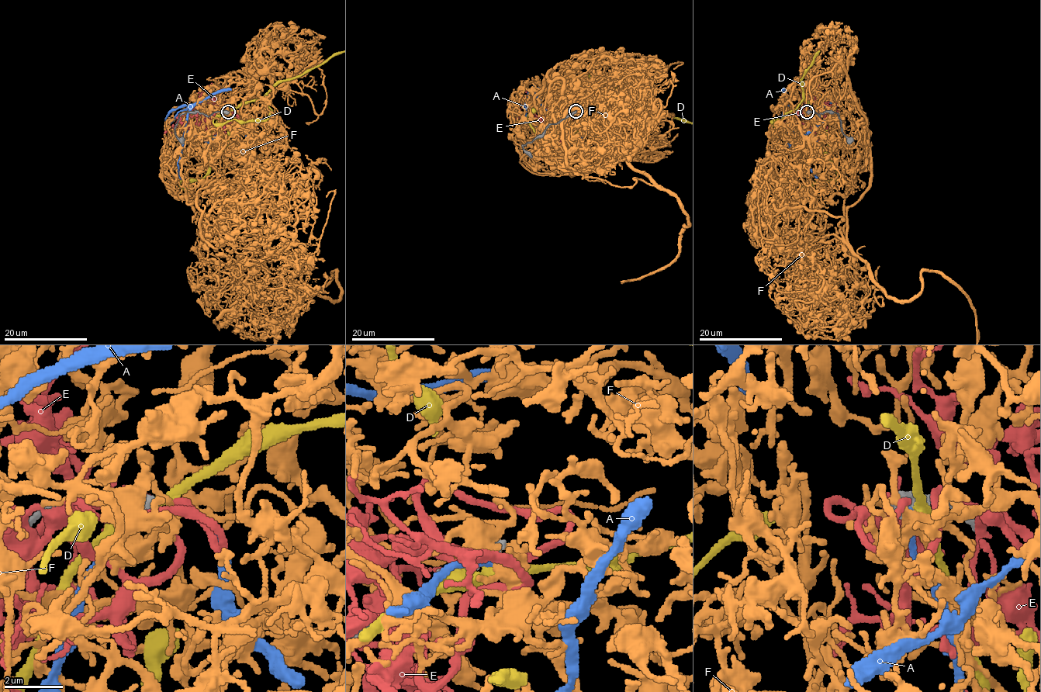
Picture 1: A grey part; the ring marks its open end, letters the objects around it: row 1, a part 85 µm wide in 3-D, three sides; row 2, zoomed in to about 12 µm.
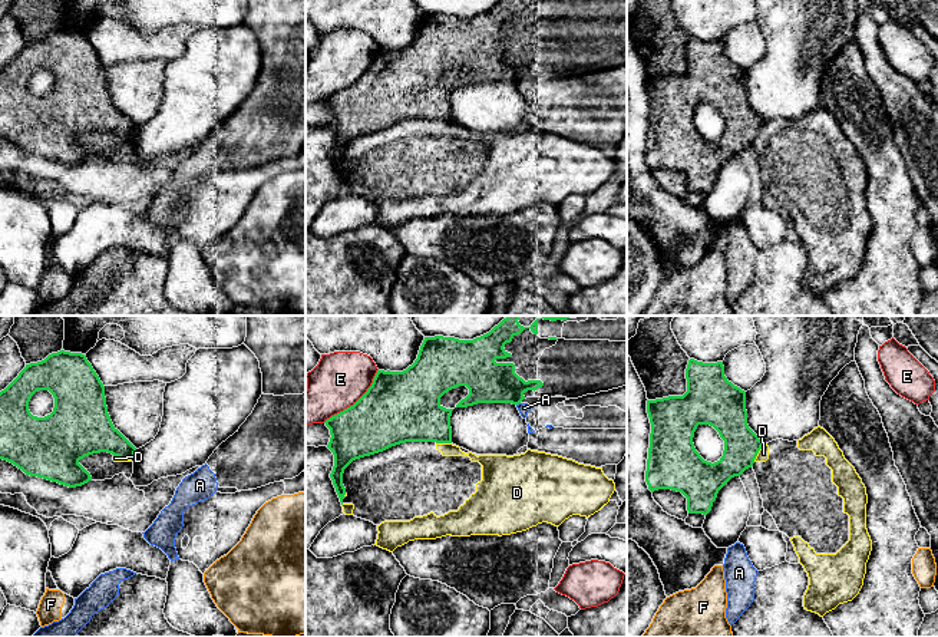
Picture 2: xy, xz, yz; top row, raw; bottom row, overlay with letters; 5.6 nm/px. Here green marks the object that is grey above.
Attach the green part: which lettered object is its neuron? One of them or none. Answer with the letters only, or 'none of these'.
none of these

